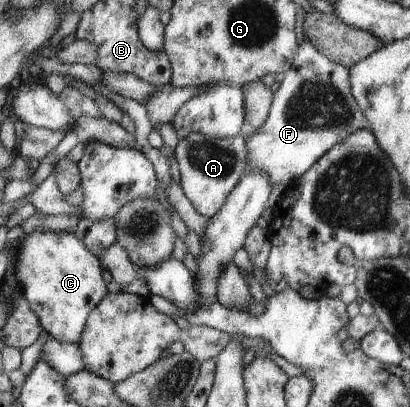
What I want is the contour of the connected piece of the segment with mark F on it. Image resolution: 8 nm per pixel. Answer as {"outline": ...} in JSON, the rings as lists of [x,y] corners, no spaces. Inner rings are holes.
{"outline":[[[302,36],[294,66],[284,73],[284,79],[273,96],[267,122],[247,139],[247,169],[258,167],[264,171],[268,179],[272,179],[272,186],[290,186],[336,143],[365,129],[367,117],[351,92],[348,68],[327,59],[308,37]]]}

